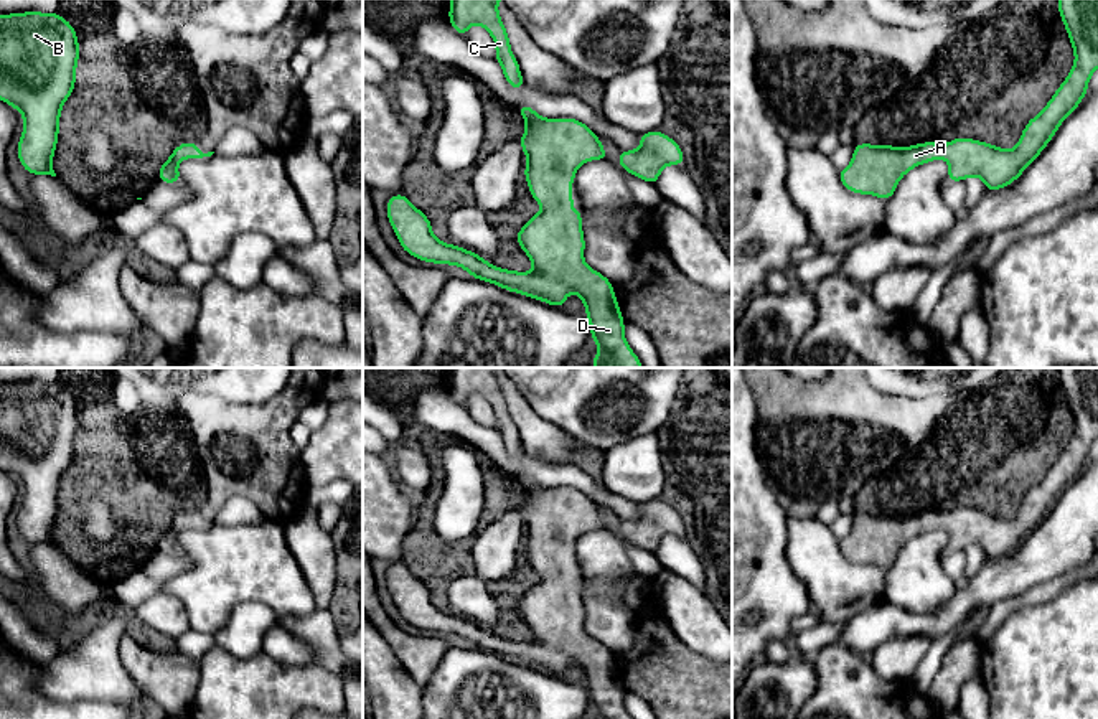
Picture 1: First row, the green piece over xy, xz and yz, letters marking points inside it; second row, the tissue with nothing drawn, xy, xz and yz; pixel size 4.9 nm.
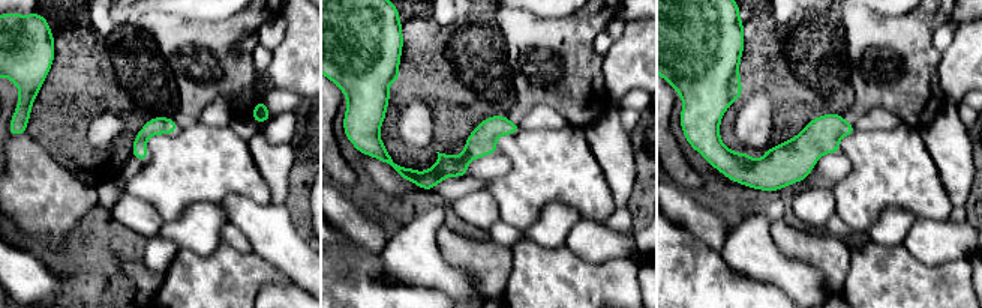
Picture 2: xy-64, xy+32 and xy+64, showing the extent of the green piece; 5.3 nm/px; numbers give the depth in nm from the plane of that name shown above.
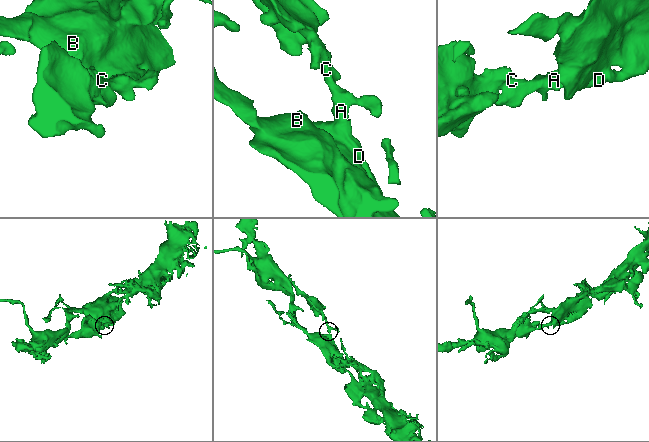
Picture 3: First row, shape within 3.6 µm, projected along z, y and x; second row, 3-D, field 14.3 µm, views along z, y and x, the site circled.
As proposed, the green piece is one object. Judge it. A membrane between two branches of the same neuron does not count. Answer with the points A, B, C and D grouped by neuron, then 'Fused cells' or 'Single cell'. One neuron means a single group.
Groups: A B C D. Single cell

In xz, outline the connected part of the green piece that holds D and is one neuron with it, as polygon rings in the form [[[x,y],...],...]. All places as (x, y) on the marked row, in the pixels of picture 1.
[[[518,106],[524,117],[526,130],[519,145],[528,157],[523,175],[529,195],[542,206],[518,233],[516,241],[531,259],[534,269],[529,272],[506,270],[486,262],[485,257],[457,244],[445,244],[432,233],[430,219],[415,208],[406,195],[391,195],[386,204],[387,219],[397,236],[401,247],[412,257],[448,264],[465,269],[473,279],[495,284],[504,290],[564,308],[569,294],[577,294],[587,308],[585,320],[590,323],[590,335],[600,353],[592,358],[594,368],[643,368],[640,358],[625,340],[625,318],[622,317],[612,282],[584,261],[585,239],[582,231],[582,213],[572,209],[570,195],[577,168],[592,160],[608,160],[598,135],[584,122],[574,117],[544,119],[531,106]]]

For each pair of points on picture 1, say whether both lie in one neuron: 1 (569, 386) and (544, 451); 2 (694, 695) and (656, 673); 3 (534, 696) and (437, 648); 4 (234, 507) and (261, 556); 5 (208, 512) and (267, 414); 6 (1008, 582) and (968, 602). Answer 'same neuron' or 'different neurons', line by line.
1: different neurons
2: same neuron
3: different neurons
4: different neurons
5: same neuron
6: same neuron

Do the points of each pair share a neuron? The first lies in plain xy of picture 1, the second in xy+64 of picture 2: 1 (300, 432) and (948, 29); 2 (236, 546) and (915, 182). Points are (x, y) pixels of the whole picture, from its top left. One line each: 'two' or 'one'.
1: one
2: one

